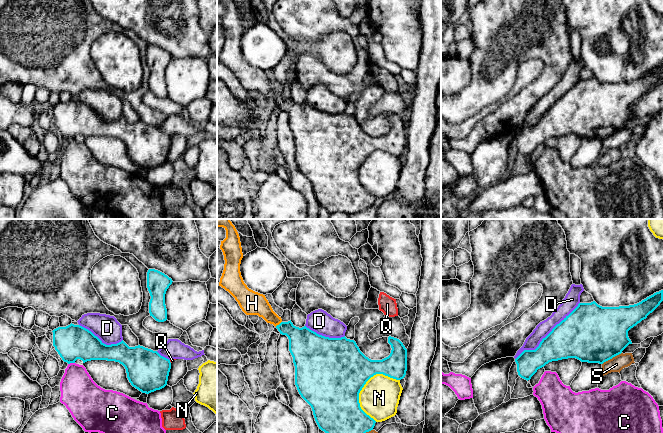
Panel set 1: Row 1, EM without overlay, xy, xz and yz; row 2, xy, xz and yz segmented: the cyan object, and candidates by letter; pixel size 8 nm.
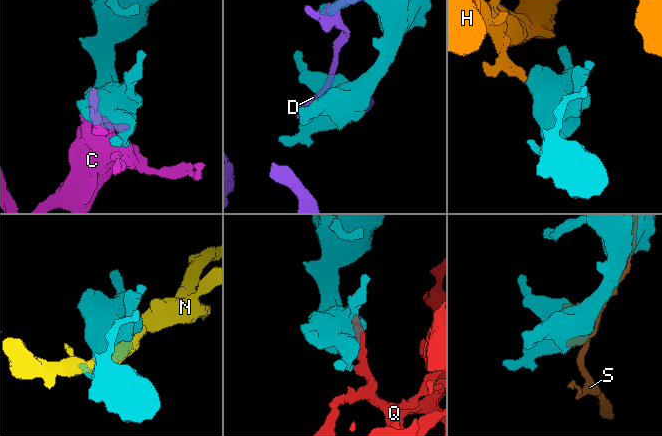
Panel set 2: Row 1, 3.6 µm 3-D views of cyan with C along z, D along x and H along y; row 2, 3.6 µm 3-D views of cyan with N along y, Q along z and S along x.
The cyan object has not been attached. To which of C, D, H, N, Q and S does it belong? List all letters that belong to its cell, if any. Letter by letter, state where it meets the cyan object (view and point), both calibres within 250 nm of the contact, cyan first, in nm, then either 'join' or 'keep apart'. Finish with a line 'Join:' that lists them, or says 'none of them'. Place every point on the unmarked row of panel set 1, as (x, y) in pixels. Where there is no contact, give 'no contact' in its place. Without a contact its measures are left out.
C: xy (71, 138) | 280/300 nm | keep apart
D: yz (547, 111) | 360/110 nm | keep apart
H: xz (279, 100) | 240/180 nm | join
N: xz (358, 171) | 500/320 nm | keep apart
Q: xy (169, 137) | 320/20 nm | keep apart
S: yz (611, 134) | 460/120 nm | keep apart
Join: H

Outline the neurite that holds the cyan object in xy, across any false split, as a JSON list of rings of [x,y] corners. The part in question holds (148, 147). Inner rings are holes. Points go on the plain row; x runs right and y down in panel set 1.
[[[72,99],[66,103],[58,103],[52,108],[53,122],[62,136],[68,140],[75,139],[77,135],[82,136],[83,139],[91,136],[119,138],[125,143],[131,161],[146,170],[160,166],[167,161],[171,138],[157,127],[140,121],[129,123],[123,116],[117,120],[106,121],[88,105]]]

